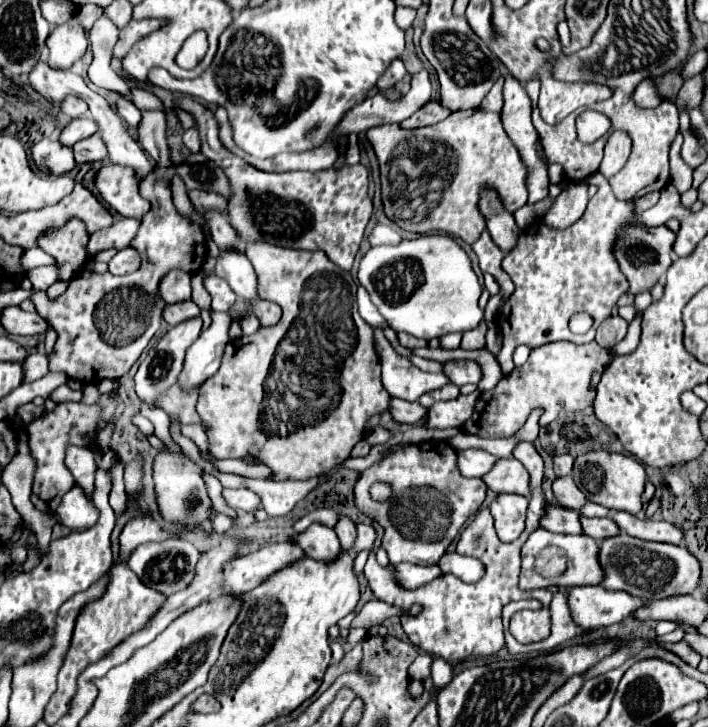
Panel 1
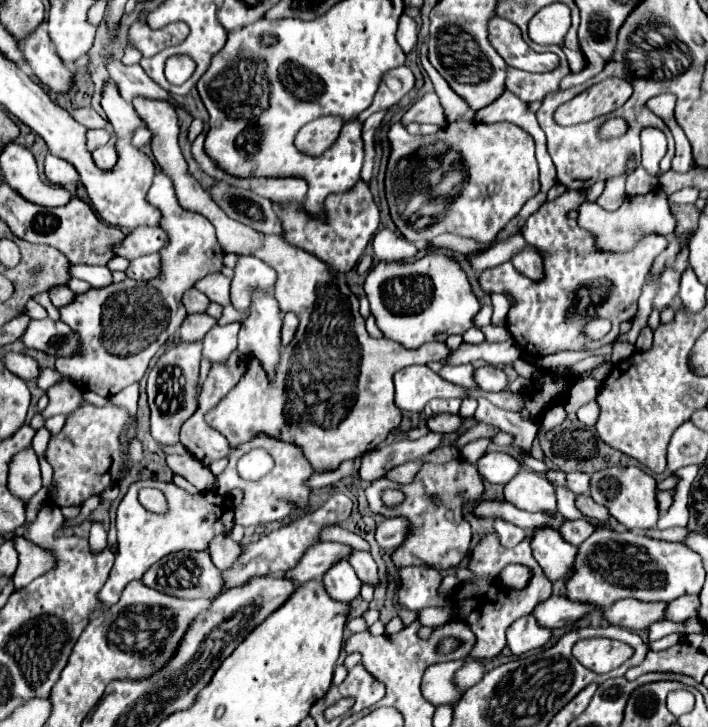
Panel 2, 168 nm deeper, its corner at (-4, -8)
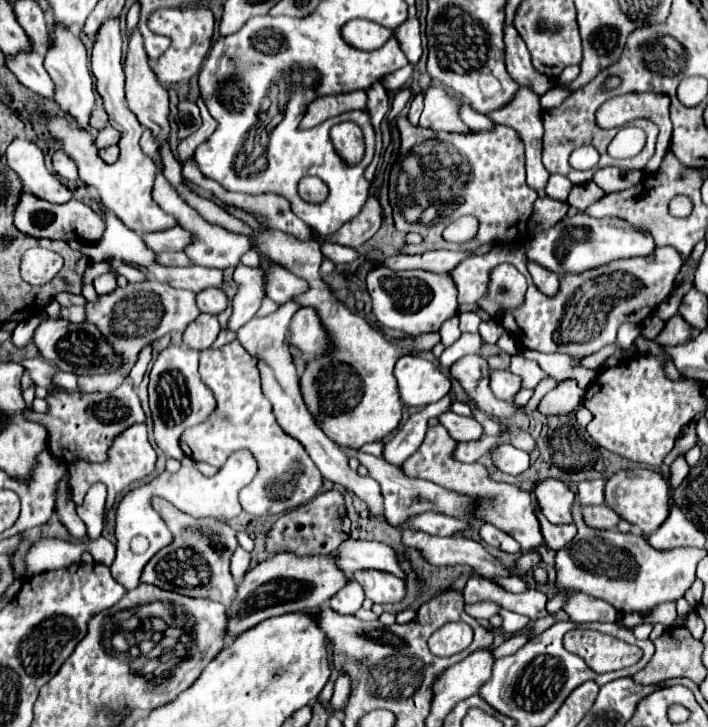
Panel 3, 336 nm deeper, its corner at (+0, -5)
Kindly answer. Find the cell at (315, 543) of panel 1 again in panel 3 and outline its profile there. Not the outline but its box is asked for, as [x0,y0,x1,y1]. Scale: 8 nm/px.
[330,575,364,615]

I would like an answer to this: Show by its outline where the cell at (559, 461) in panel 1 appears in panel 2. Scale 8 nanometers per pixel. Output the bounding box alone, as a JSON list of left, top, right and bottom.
[568,472,590,496]

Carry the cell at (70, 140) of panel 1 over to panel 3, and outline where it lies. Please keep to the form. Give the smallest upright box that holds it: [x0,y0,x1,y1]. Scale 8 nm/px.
[96,125,120,149]

